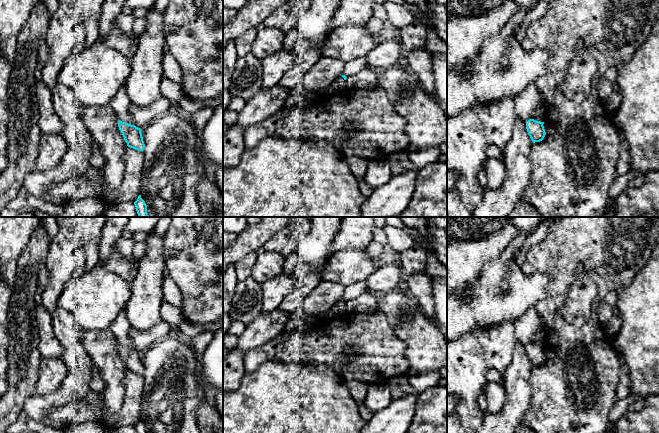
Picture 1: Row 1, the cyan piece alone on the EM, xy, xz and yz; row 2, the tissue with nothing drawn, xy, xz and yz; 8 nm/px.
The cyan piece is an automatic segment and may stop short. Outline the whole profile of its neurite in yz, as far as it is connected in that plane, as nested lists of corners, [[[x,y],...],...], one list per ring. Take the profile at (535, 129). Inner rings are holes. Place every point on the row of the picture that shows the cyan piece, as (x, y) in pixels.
[[[529,119],[526,121],[526,129],[533,143],[544,139],[546,132],[543,126],[544,122]]]

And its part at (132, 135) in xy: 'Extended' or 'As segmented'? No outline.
As segmented

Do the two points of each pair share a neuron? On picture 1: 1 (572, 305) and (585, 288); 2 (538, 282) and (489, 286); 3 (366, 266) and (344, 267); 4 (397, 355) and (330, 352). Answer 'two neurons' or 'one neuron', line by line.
1: one neuron
2: one neuron
3: one neuron
4: one neuron

